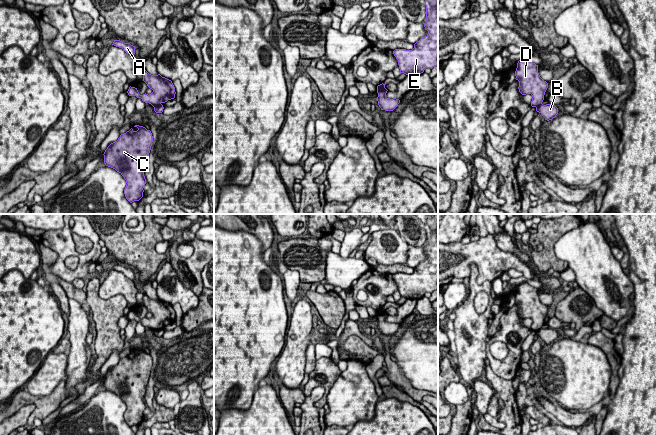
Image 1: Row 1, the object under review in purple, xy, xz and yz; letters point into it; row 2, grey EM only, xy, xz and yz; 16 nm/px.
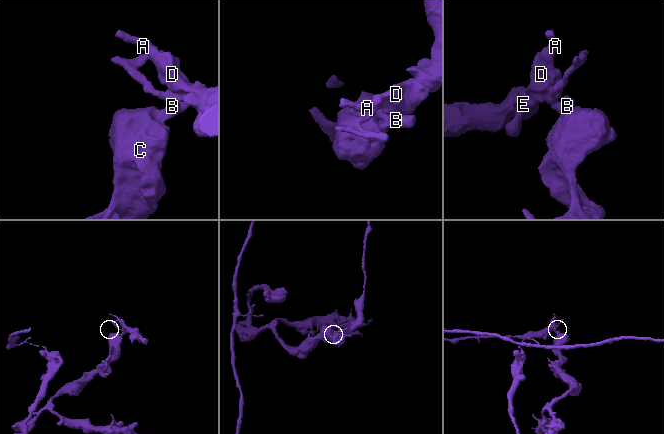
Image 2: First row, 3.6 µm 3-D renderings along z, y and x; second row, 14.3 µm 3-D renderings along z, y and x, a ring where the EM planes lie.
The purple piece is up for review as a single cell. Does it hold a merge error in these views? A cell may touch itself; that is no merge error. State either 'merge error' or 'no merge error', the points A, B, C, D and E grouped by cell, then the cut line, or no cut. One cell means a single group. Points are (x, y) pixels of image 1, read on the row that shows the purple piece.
merge error; groups A D E / B C; cut xy (160, 103), (153, 106)

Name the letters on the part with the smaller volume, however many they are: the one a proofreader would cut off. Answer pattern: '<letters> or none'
A, D, E

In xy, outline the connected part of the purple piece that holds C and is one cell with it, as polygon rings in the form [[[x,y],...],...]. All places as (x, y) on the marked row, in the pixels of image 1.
[[[139,125],[134,127],[138,130],[134,131],[131,128],[121,134],[103,154],[105,165],[115,169],[126,180],[124,194],[130,203],[143,197],[143,188],[146,184],[144,172],[153,142],[150,130]]]

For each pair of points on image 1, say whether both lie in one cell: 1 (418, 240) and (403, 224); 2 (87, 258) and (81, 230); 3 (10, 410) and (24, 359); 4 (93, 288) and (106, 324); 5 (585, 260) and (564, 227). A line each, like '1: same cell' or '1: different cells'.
1: same cell
2: same cell
3: different cells
4: same cell
5: different cells

